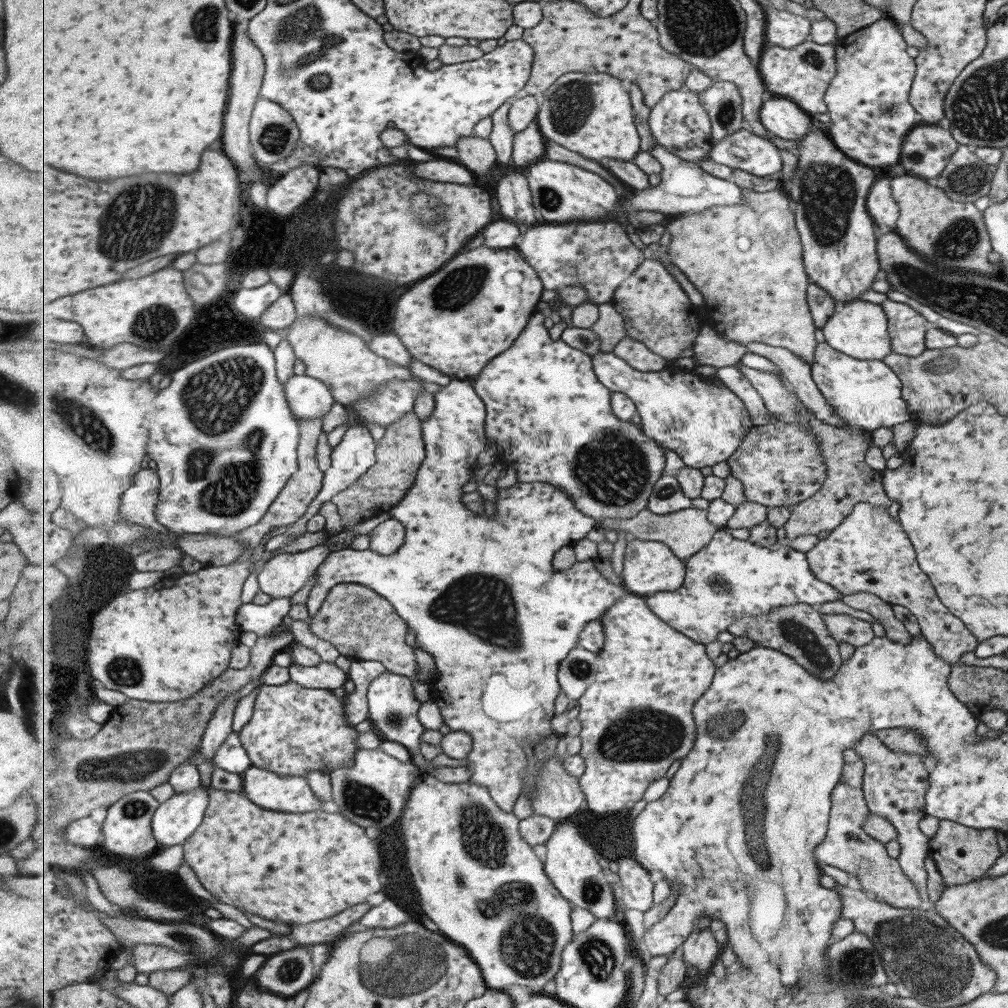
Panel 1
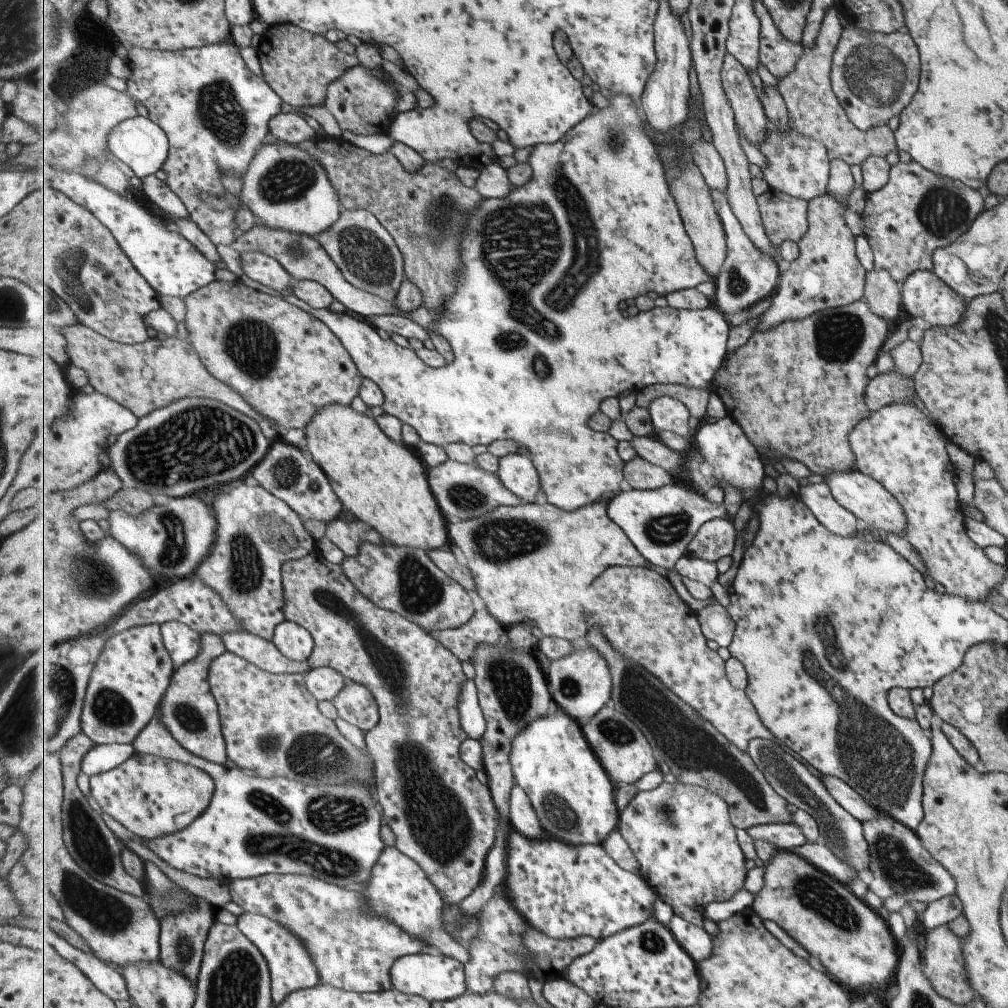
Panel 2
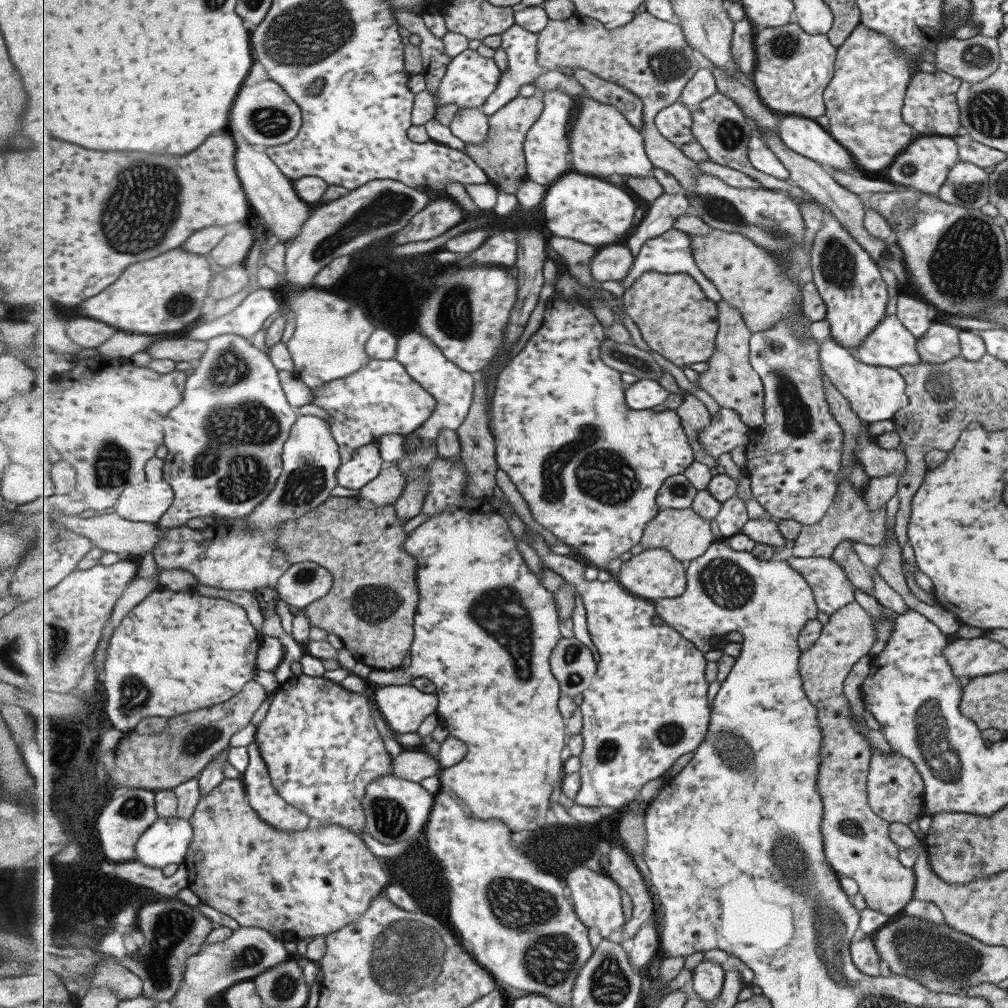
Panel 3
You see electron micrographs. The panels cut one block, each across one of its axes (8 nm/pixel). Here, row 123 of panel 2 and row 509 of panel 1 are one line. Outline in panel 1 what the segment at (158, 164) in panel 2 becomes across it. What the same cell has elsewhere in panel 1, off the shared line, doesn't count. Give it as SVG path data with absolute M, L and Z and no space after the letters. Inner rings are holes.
M141 469L132 488L123 494L122 518L130 524L147 526L155 532L168 532L155 517L156 503L160 496L161 480L156 470Z

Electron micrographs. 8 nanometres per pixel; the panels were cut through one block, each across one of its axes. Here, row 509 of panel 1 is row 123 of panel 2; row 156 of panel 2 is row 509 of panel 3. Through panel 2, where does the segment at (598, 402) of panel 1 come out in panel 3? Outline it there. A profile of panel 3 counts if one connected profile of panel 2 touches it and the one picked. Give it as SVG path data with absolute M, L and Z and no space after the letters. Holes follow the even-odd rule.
M553 294L546 301L546 309L540 327L532 334L525 347L502 367L492 390L493 395L489 397L492 414L490 428L496 438L499 468L516 485L516 489L528 504L534 520L550 531L559 543L573 547L575 553L579 553L583 563L597 566L600 569L606 569L613 560L619 559L619 556L623 556L625 552L629 552L633 546L641 542L647 524L657 518L661 510L657 504L657 497L659 497L659 491L665 480L676 474L683 474L696 460L692 442L684 430L684 423L677 411L673 409L661 412L655 412L652 409L635 410L628 405L626 382L622 377L622 372L609 366L602 359L601 346L604 345L606 338L608 334L603 329L601 320L589 310L586 302L579 299L559 298Z

